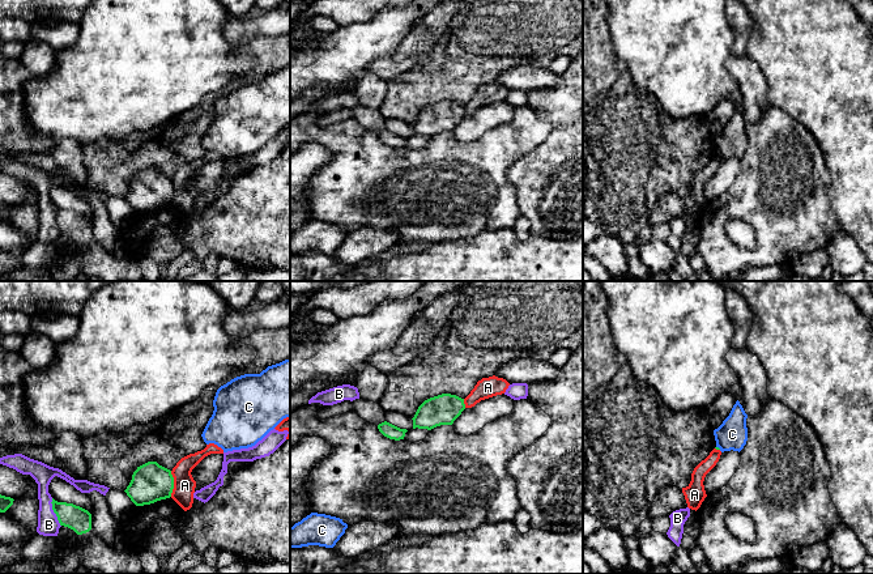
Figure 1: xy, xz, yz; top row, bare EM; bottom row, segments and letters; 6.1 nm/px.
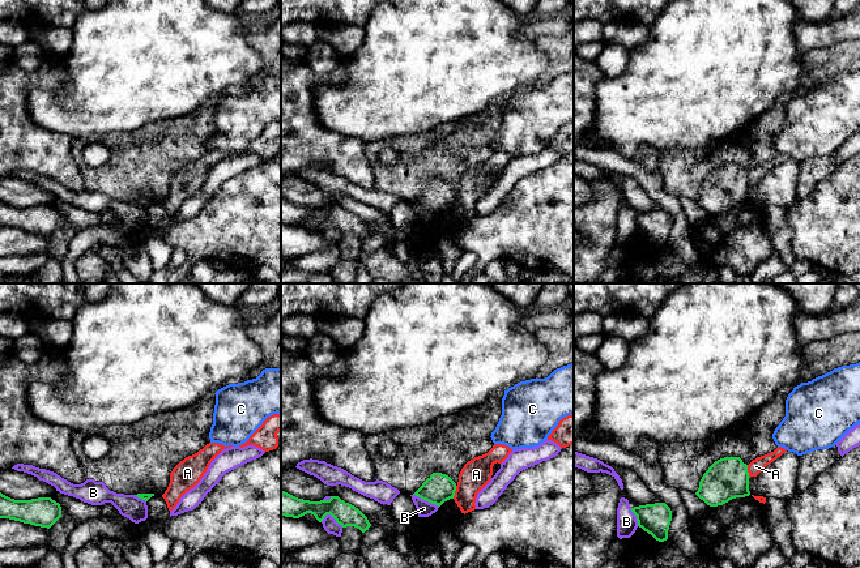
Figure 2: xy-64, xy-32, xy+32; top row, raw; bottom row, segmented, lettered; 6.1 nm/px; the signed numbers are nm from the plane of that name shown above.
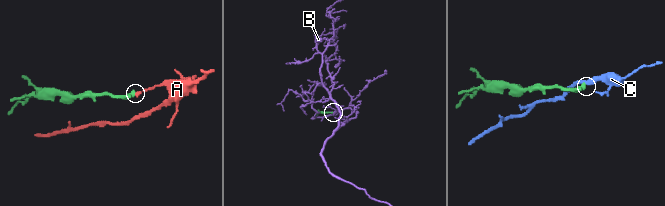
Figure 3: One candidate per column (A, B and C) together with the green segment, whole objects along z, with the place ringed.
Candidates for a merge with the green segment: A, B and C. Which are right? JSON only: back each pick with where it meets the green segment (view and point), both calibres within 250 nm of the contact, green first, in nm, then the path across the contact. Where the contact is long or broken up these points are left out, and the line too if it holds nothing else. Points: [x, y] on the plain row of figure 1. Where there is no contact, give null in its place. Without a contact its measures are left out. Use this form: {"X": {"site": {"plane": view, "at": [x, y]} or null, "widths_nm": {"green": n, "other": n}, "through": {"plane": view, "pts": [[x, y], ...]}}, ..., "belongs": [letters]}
{"belongs": []}

